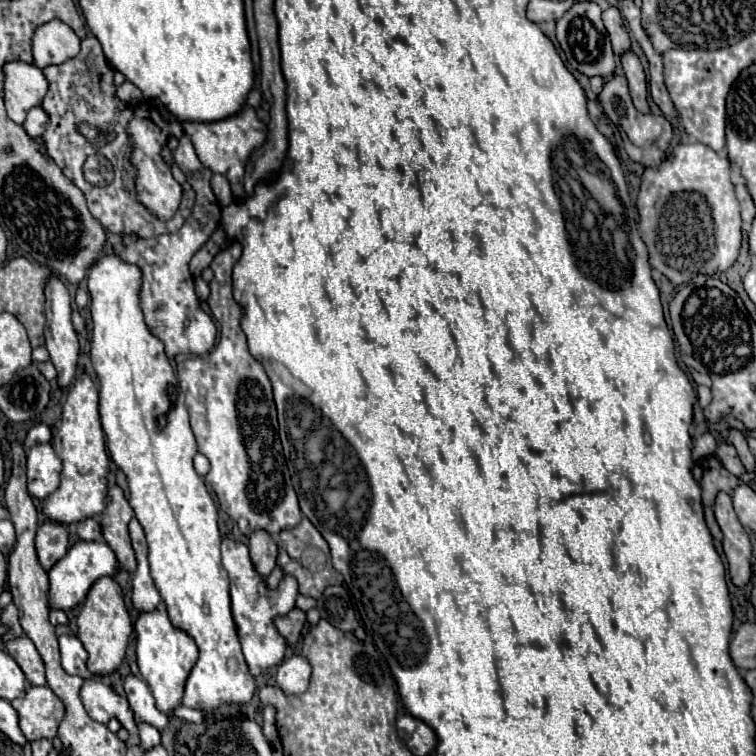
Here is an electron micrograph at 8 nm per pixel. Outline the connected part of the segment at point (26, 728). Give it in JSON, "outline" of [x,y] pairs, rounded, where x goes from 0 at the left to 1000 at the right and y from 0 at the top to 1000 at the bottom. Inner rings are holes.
{"outline":[[[37,909],[32,922],[16,927],[26,946],[26,964],[37,980],[71,978],[85,948],[85,930],[66,909]]]}

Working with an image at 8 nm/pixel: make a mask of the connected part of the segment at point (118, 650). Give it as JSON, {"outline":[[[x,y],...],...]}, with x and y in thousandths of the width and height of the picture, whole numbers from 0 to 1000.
{"outline":[[[132,763],[119,776],[101,824],[103,824],[103,845],[108,848],[116,864],[116,885],[127,893],[151,890],[167,866],[169,843],[175,840],[175,821],[164,800],[161,776],[153,771],[151,763]]]}

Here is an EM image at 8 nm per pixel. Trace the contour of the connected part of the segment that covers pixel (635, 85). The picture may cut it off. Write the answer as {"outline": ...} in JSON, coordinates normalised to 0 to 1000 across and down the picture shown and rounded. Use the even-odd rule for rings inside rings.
{"outline":[[[836,65],[825,67],[820,73],[820,86],[825,91],[825,99],[831,104],[831,115],[833,115],[833,126],[839,134],[839,142],[849,149],[857,149],[857,136],[854,136],[854,126],[857,126],[857,112],[854,112],[854,99],[849,91],[847,78],[839,73]]]}

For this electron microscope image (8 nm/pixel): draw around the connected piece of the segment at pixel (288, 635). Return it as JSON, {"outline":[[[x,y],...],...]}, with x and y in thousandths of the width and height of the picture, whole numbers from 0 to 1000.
{"outline":[[[386,806],[373,816],[362,819],[362,827],[368,832],[368,837],[378,845],[381,856],[392,856],[392,851],[399,843],[399,835],[405,829],[405,811],[399,806]]]}

